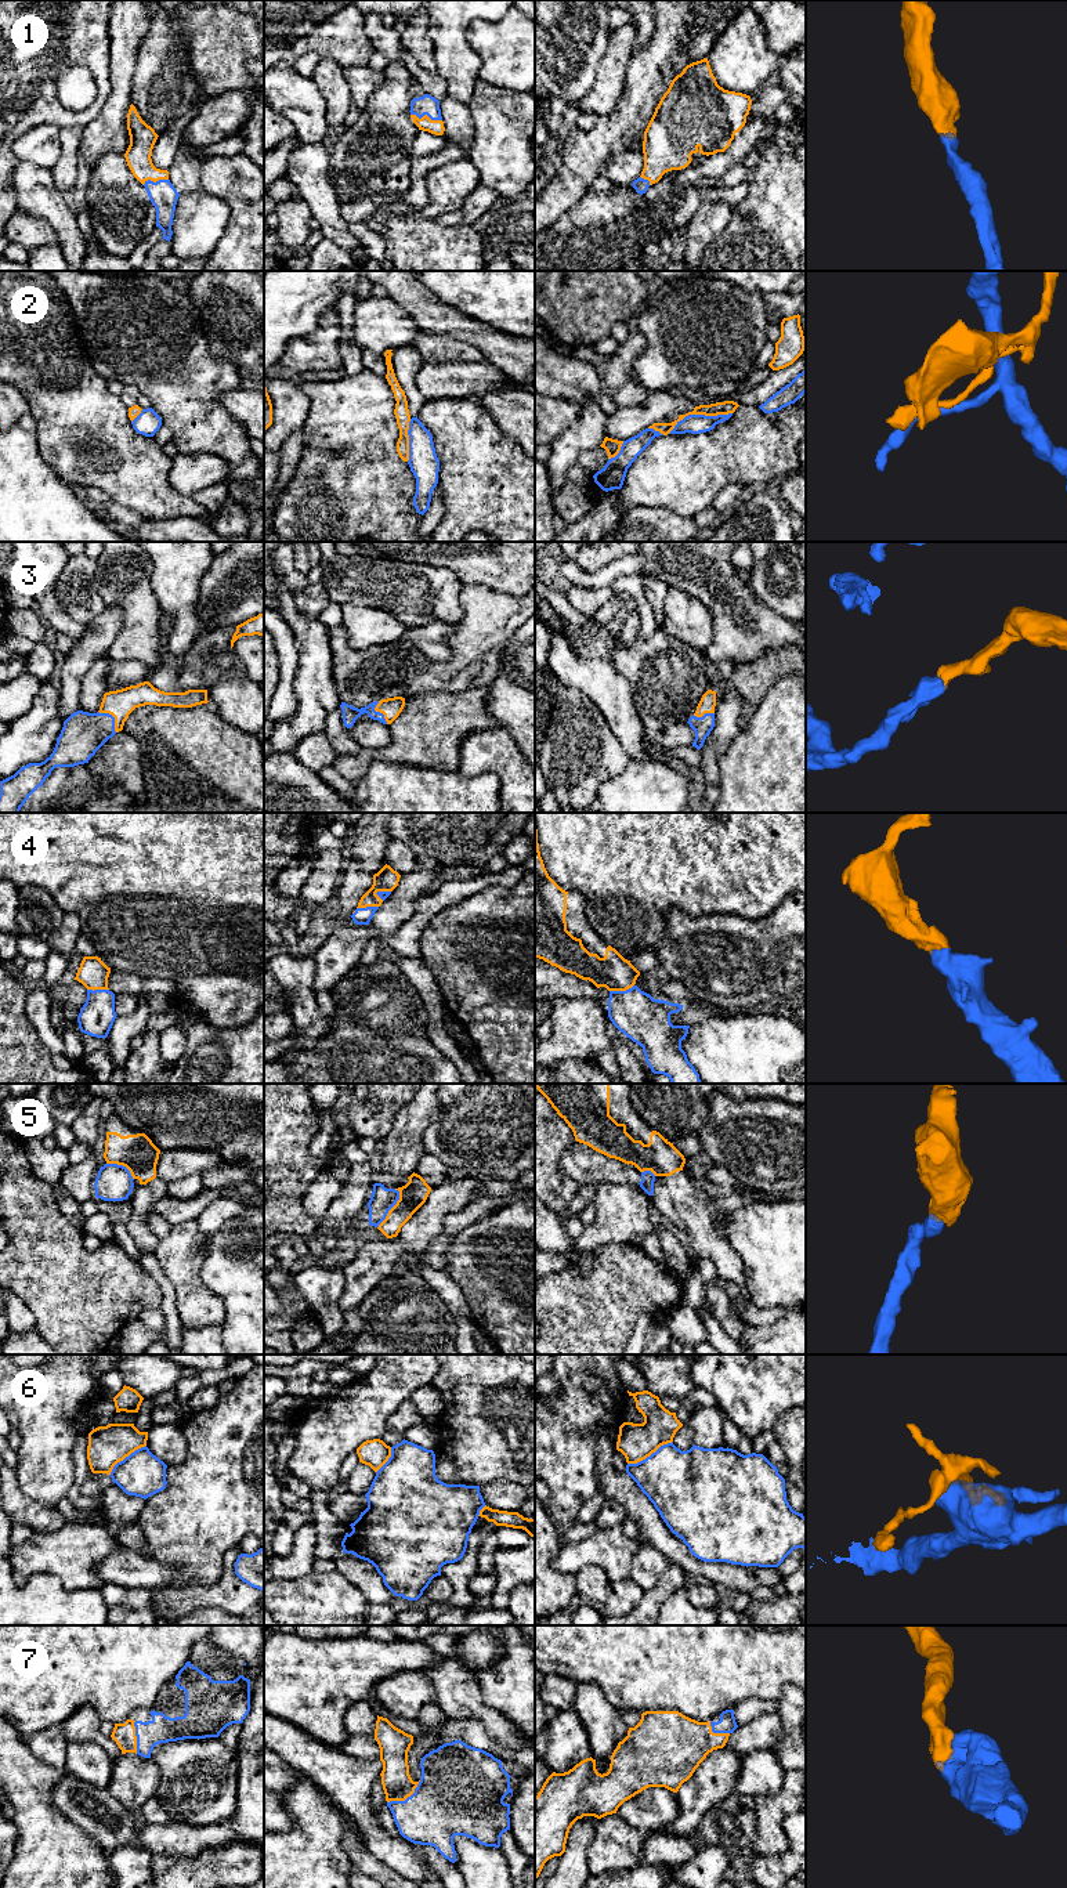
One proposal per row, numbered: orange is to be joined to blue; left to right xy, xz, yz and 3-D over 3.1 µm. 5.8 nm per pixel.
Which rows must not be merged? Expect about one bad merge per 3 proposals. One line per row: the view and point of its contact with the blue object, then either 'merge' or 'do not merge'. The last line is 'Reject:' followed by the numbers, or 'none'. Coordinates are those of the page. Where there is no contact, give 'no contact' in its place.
1: contact xz (426, 114); merge
2: contact yz (700, 415); do not merge
3: contact xy (114, 718); merge
4: contact yz (621, 991); merge
5: contact xz (391, 1207); do not merge
6: contact yz (651, 1454); do not merge
7: contact xz (407, 1798); merge
Reject: 2, 5, 6

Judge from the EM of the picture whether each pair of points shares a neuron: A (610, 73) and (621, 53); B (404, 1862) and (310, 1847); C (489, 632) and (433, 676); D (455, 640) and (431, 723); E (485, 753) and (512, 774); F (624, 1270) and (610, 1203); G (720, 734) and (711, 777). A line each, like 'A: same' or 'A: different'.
A: same
B: different
C: same
D: different
E: same
F: different
G: same

